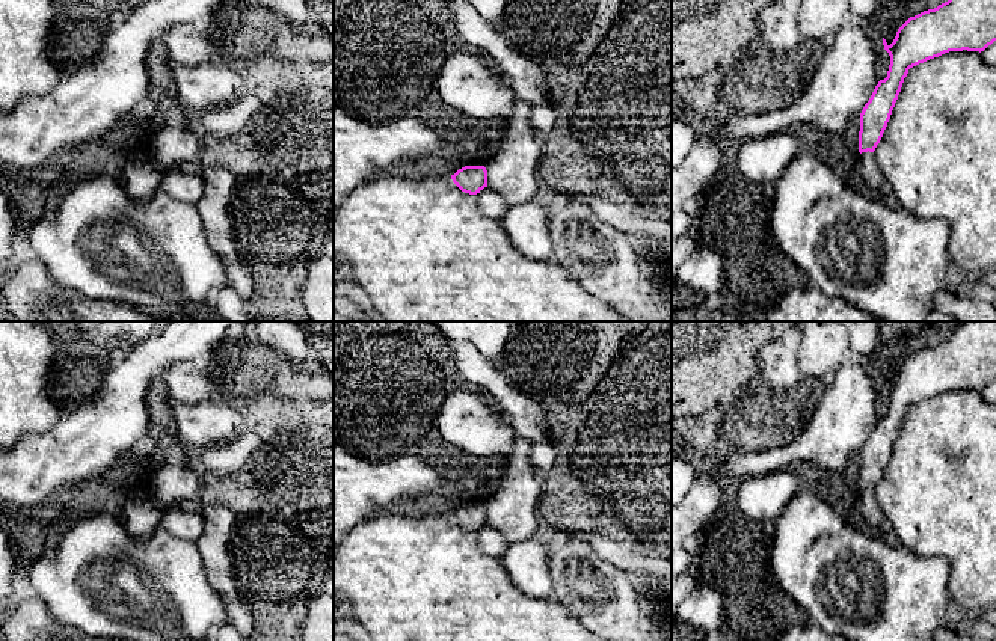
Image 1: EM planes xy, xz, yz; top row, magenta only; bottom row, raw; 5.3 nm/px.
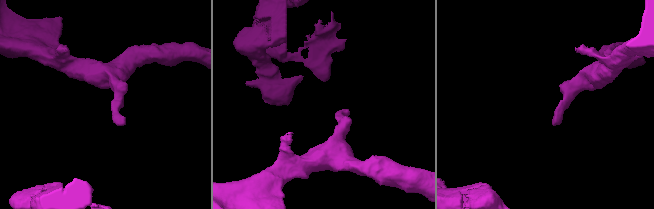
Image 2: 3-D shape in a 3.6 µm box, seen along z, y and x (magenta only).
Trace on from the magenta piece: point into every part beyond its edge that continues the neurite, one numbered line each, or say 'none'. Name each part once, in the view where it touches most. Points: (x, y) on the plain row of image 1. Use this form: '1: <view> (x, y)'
none

